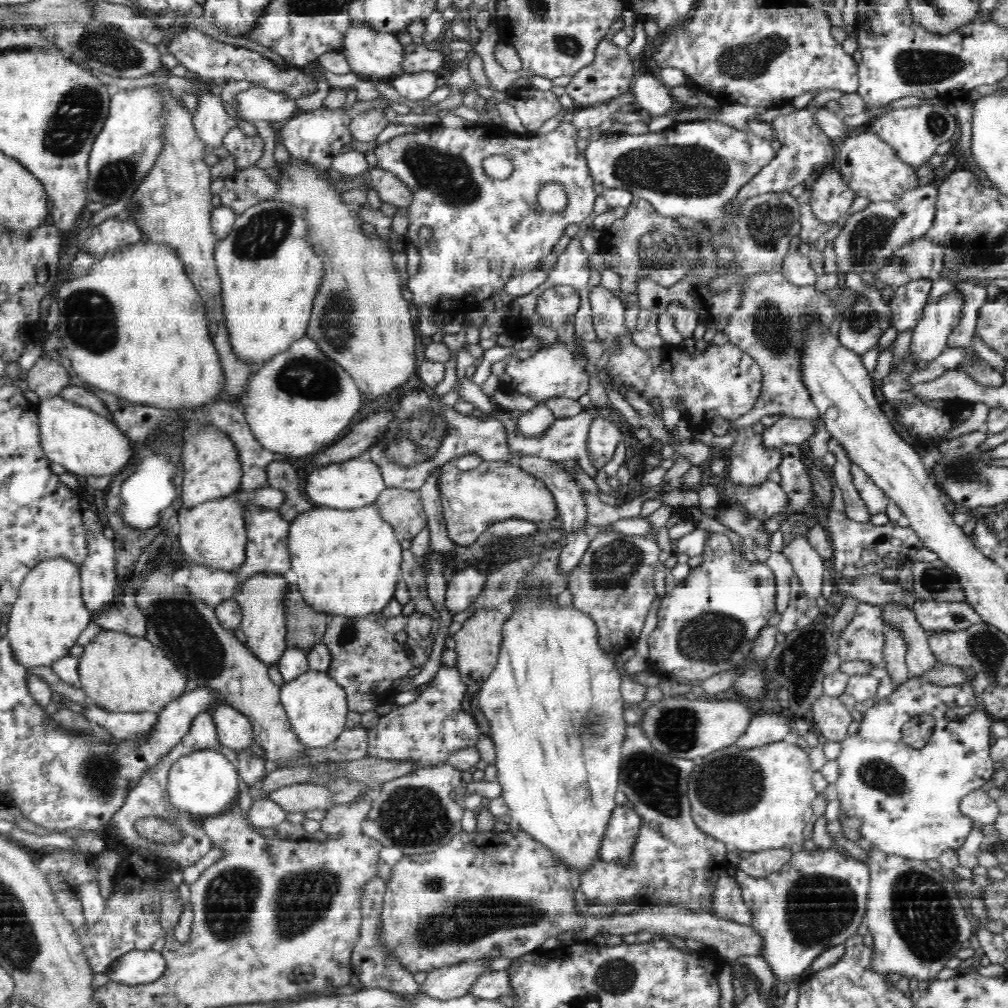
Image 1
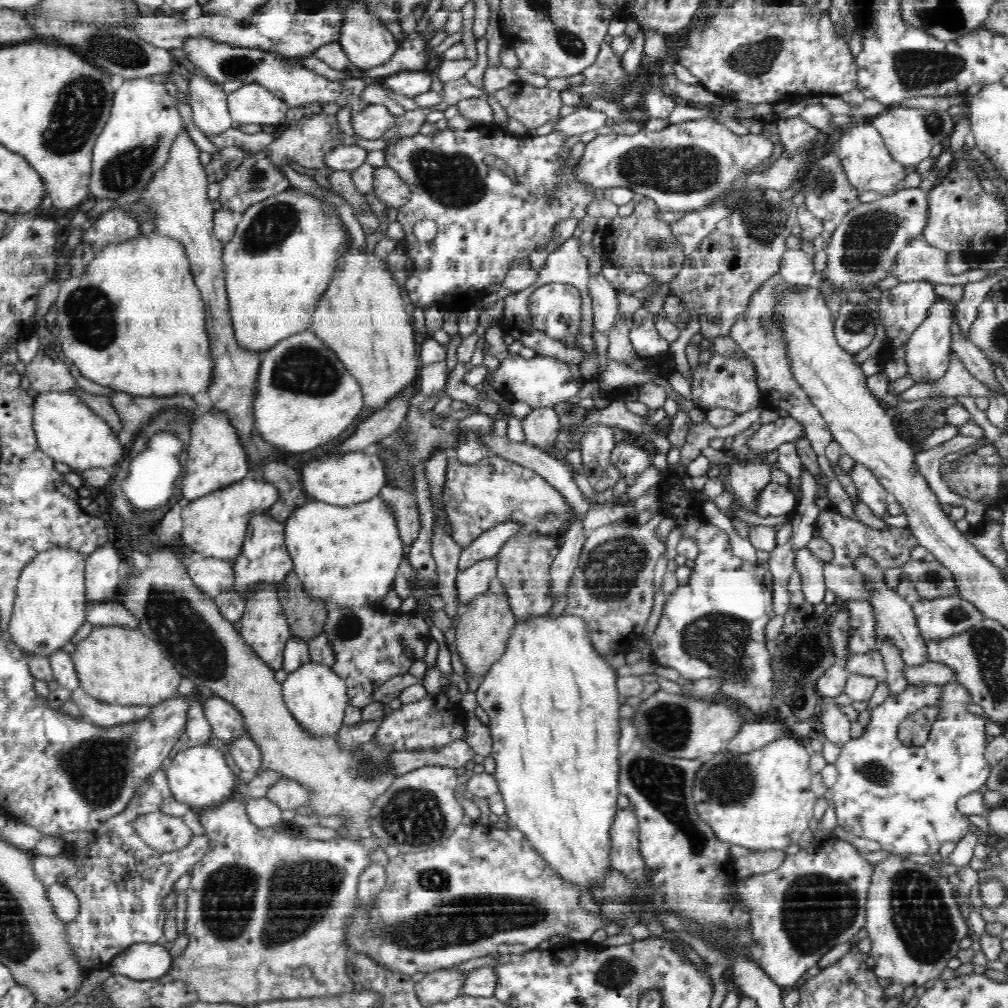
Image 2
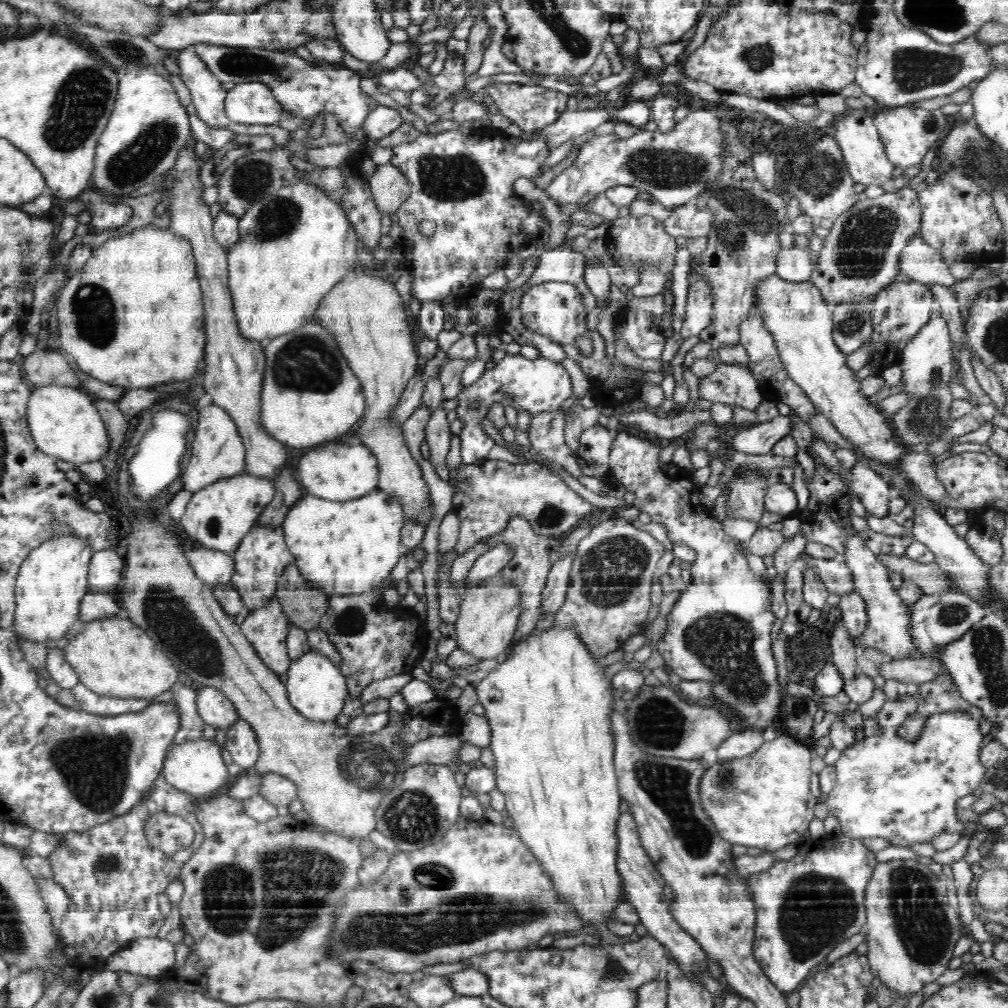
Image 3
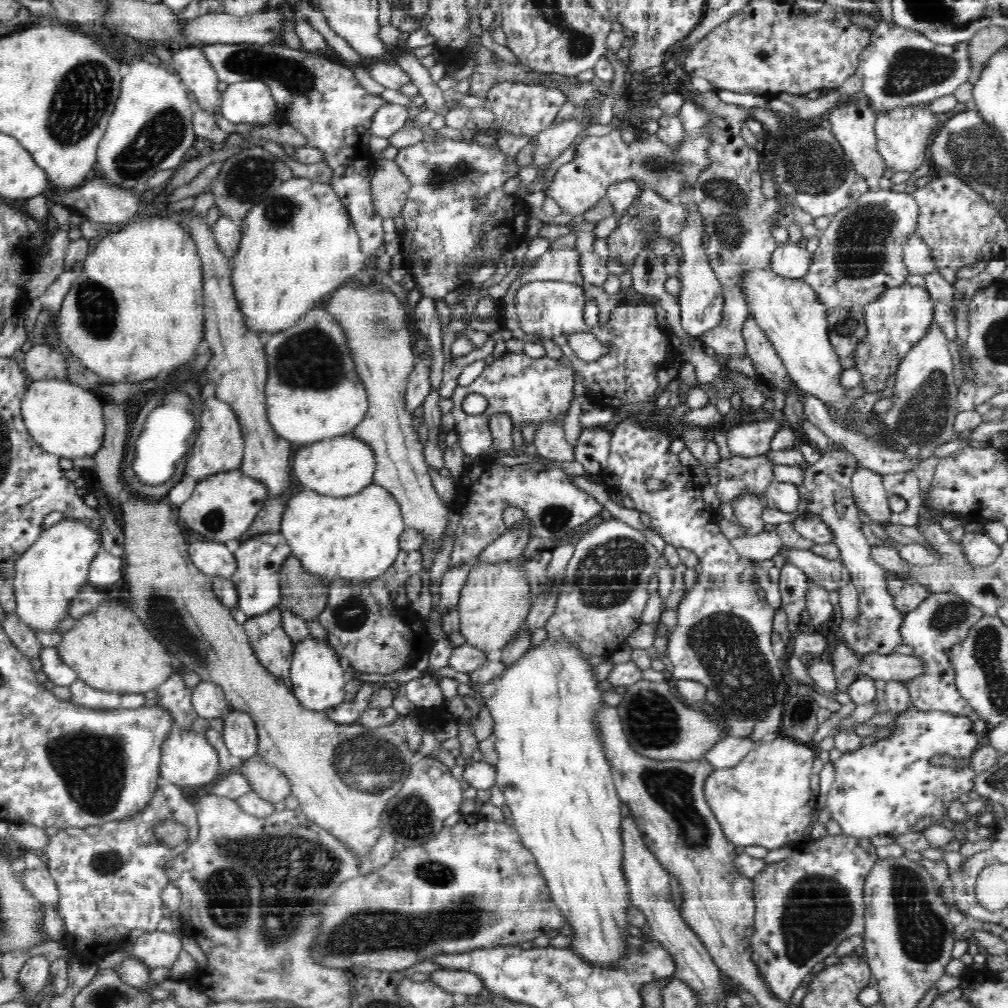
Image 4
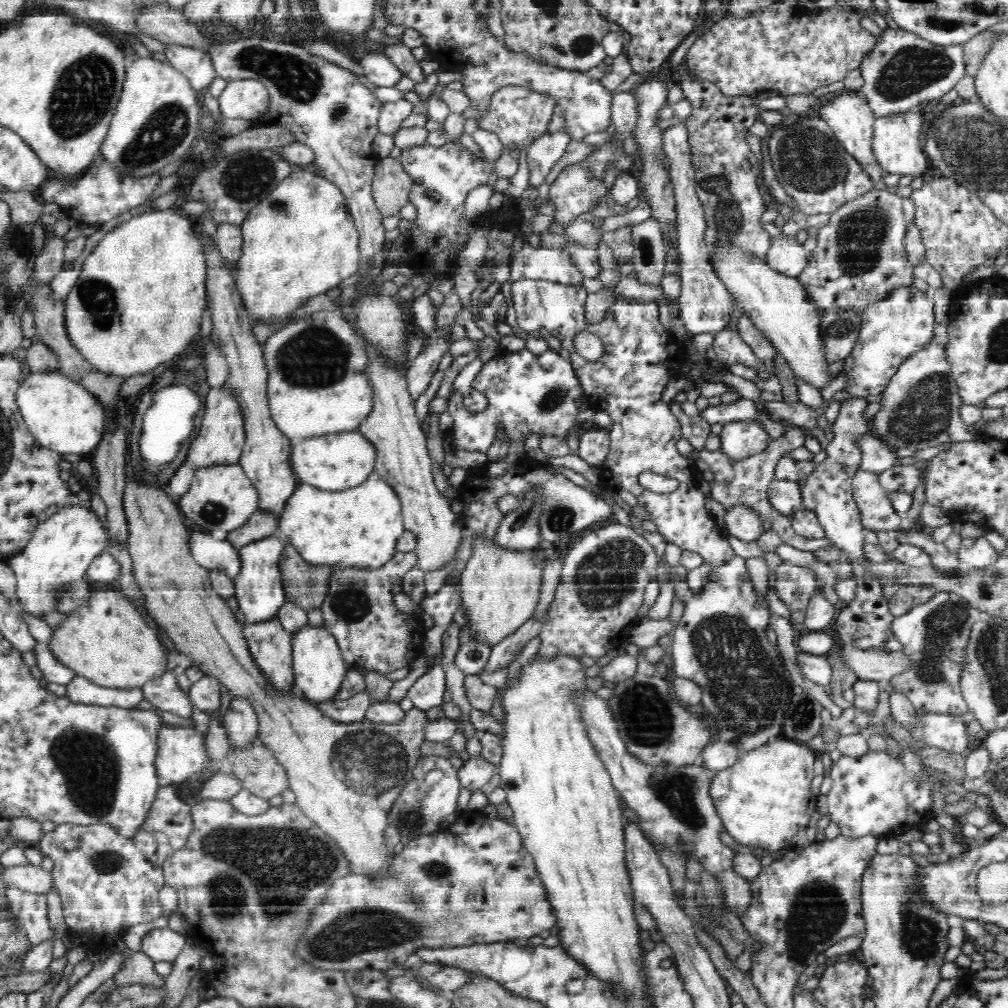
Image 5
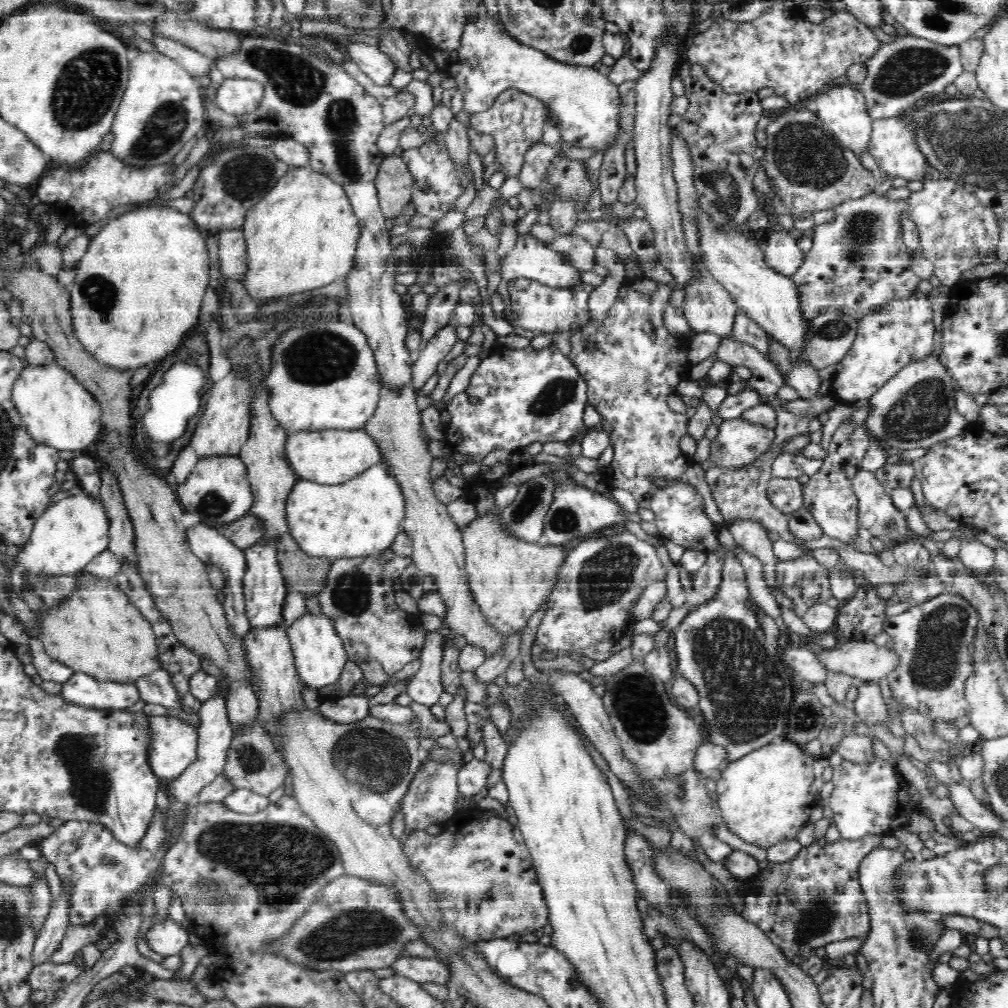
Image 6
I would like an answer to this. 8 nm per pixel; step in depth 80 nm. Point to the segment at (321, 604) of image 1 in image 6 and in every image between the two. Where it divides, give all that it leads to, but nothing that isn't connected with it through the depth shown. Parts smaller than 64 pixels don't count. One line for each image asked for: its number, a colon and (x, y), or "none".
2: (348, 554)
3: (351, 545)
4: (357, 535)
5: (359, 526)
6: (360, 516)

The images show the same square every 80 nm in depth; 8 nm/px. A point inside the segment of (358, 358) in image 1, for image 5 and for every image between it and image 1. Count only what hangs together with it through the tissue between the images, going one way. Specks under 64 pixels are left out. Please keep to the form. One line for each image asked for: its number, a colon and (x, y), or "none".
2: (362, 316)
3: (364, 312)
4: (385, 359)
5: (403, 459)

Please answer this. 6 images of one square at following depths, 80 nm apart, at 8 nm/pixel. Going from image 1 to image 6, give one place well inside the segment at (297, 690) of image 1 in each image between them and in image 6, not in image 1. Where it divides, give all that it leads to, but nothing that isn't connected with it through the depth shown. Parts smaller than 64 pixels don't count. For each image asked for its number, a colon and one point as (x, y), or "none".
2: (317, 695)
3: (316, 686)
4: (316, 674)
5: (319, 666)
6: (319, 651)

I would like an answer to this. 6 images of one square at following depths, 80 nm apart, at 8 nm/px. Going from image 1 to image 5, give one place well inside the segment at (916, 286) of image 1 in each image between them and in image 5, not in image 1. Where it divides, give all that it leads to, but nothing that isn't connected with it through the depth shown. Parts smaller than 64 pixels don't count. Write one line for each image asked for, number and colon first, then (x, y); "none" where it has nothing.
2: (901, 310)
3: (899, 313)
4: (900, 320)
5: (891, 331)

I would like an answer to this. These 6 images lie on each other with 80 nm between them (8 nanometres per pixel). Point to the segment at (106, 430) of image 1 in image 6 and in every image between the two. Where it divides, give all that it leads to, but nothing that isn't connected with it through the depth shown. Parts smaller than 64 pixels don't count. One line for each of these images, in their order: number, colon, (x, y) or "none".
2: (65, 427)
3: (63, 420)
4: (63, 418)
5: (61, 414)
6: (56, 409)

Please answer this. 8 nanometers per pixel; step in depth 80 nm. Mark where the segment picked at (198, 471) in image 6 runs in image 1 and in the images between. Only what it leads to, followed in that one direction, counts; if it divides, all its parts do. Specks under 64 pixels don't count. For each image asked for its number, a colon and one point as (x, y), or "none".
1: (214, 532)
2: (215, 524)
3: (218, 515)
4: (222, 505)
5: (221, 497)

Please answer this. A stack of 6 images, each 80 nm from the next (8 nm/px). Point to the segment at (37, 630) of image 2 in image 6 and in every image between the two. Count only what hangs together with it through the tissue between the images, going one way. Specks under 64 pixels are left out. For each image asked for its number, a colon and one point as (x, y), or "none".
3: (51, 581)
4: (47, 575)
5: (61, 548)
6: (69, 534)

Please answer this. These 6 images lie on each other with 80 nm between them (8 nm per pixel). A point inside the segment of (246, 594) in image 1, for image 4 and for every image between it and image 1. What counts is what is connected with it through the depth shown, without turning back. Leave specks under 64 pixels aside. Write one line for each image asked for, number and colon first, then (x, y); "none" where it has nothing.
2: (264, 626)
3: (266, 629)
4: (273, 646)

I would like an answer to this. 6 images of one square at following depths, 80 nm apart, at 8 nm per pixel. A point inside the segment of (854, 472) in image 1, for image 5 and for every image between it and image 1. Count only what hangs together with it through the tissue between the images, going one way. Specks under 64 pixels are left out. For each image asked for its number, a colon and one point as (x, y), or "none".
2: (874, 495)
3: (871, 488)
4: (871, 497)
5: (877, 513)

